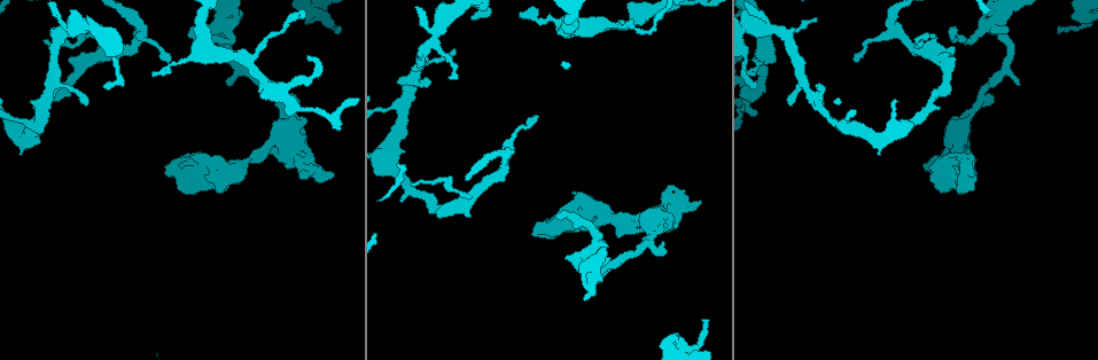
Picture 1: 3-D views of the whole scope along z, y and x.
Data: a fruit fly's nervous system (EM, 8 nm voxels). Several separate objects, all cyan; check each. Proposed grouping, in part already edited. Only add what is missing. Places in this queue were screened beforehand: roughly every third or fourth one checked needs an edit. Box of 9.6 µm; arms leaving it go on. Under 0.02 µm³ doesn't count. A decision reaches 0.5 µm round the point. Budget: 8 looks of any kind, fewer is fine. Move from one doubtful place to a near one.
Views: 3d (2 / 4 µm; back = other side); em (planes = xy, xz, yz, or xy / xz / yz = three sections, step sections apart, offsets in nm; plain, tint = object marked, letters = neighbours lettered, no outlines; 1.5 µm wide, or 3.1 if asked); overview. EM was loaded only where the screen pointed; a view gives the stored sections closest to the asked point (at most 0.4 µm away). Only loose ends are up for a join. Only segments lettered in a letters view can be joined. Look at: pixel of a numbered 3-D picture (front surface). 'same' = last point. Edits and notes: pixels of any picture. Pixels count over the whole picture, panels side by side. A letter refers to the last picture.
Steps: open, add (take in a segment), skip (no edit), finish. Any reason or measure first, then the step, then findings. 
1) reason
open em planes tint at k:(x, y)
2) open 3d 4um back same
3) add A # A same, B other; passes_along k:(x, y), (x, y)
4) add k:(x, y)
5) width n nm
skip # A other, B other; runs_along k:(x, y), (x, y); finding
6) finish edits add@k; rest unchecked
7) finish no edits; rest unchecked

branch stops here
open em planes letters at 1:(952, 35)

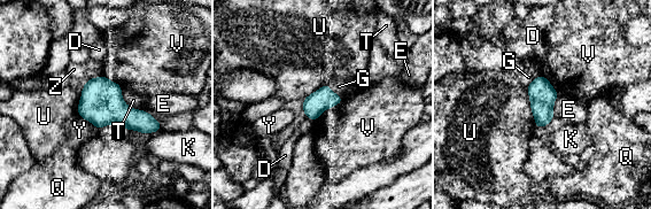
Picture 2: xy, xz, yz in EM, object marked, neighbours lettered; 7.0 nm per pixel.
longest_contact T 400 nm
skip # D other, E other, G other, K other, Q other, T other, U other, V other, Y other, Z other; no lettered segment goes on from it

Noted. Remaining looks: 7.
free end
open em planes letters at 1:(306, 23)

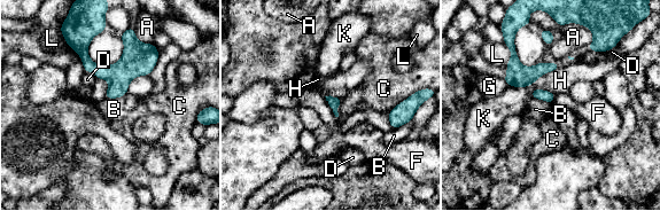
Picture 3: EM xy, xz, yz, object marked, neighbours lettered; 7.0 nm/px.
longest_contact H 280 nm
skip # A other, B other, C other, D other, F other, G other, H other, K other, L other; none of them fits

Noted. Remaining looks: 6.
free end
open em planes plain at 1:(333, 177)

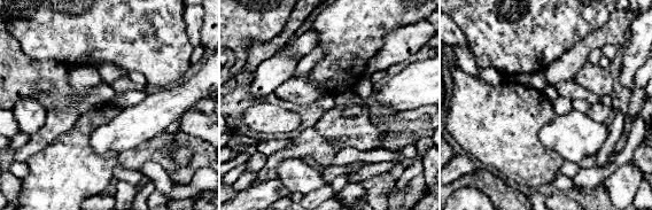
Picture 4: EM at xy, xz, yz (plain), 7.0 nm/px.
open em planes tint same

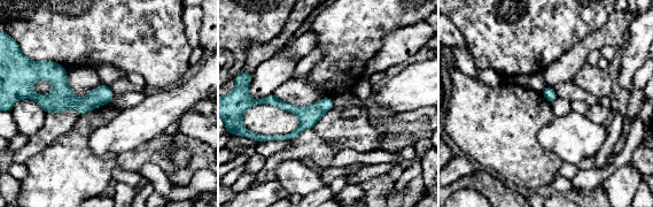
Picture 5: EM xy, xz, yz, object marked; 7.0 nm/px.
what lies round it
open em planes letters same

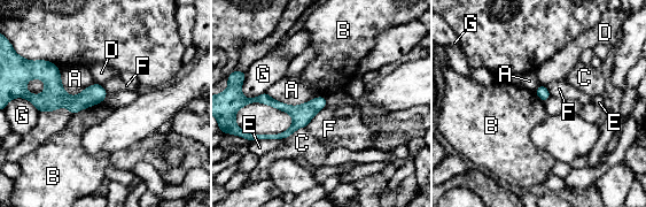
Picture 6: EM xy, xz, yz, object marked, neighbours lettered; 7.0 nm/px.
skip # A other, B other, C other, D other, E other, F other, G other; border 6:(100, 102), (85, 107), (72, 115); no lettered segment goes on from it

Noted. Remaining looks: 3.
finish no edits; rest unchecked

